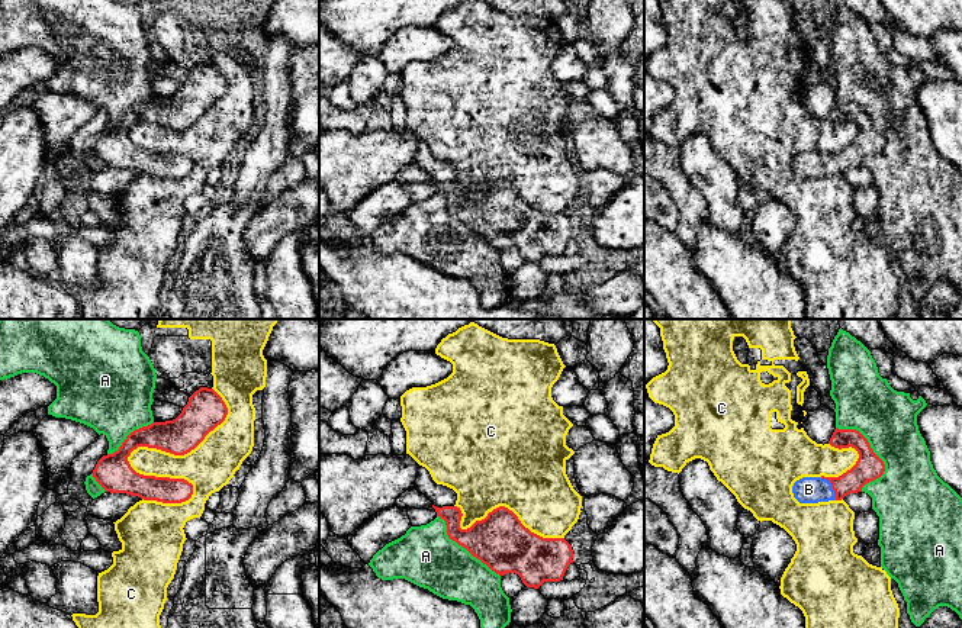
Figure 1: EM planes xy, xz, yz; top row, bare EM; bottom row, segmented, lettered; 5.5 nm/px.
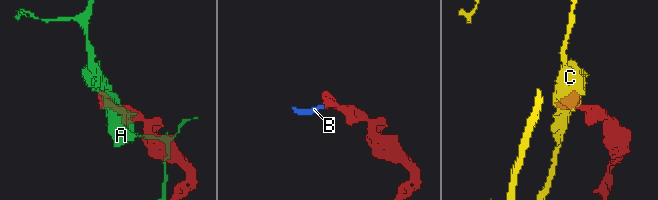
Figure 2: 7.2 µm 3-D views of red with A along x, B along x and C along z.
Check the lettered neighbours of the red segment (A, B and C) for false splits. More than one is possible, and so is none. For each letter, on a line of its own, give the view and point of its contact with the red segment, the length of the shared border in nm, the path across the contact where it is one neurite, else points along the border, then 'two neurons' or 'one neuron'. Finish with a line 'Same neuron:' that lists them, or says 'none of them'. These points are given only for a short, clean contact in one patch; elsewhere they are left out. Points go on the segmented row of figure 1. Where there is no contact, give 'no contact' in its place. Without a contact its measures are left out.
A: contact yz (874, 453); length 380 nm; two neurons
B: contact yz (832, 486); length 160 nm; one neuron
C: contact xy (128, 456); length 750 nm; two neurons
Same neuron: B

